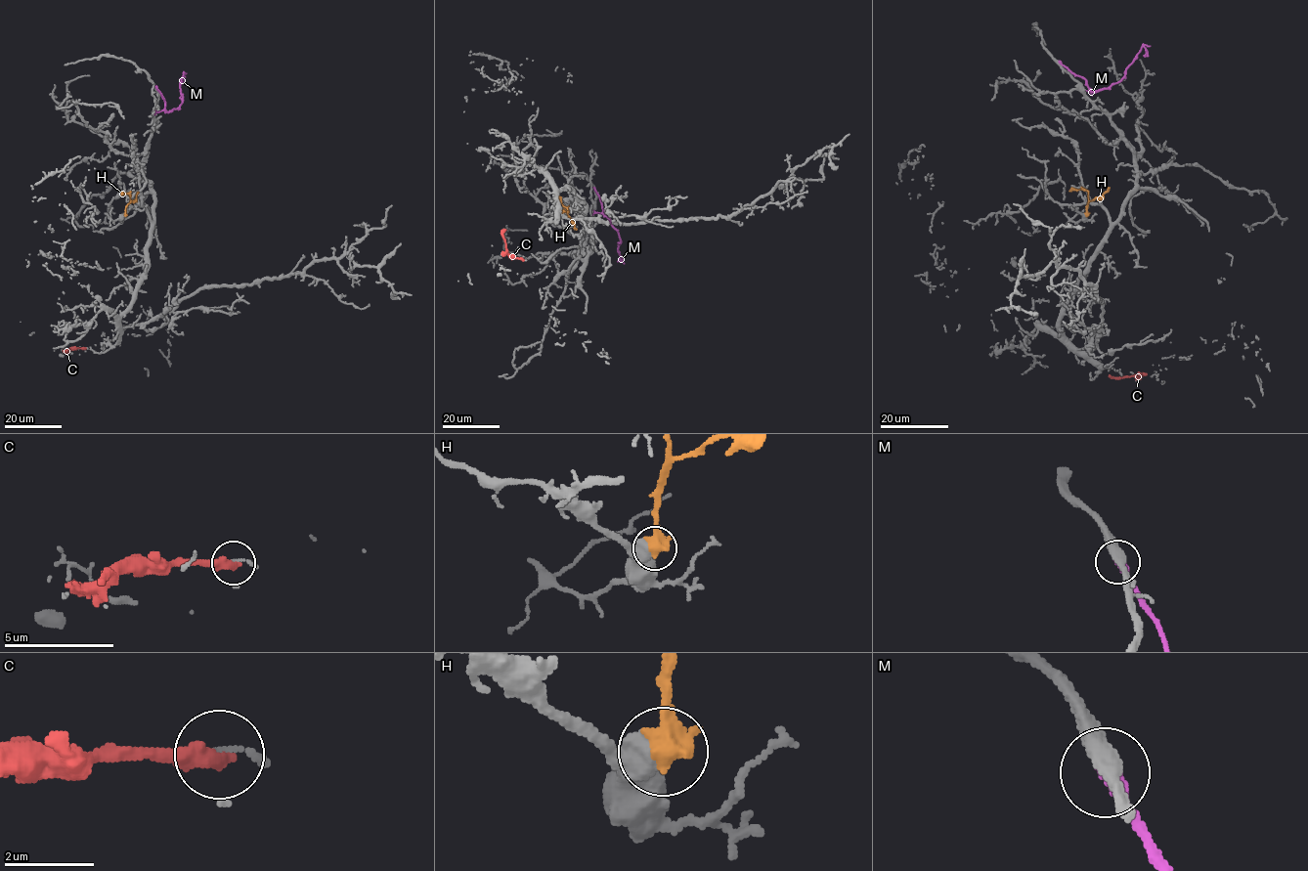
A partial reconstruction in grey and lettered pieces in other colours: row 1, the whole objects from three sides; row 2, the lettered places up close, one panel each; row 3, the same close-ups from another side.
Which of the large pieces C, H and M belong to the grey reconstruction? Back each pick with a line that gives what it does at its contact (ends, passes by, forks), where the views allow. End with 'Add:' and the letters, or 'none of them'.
Add: none of them

